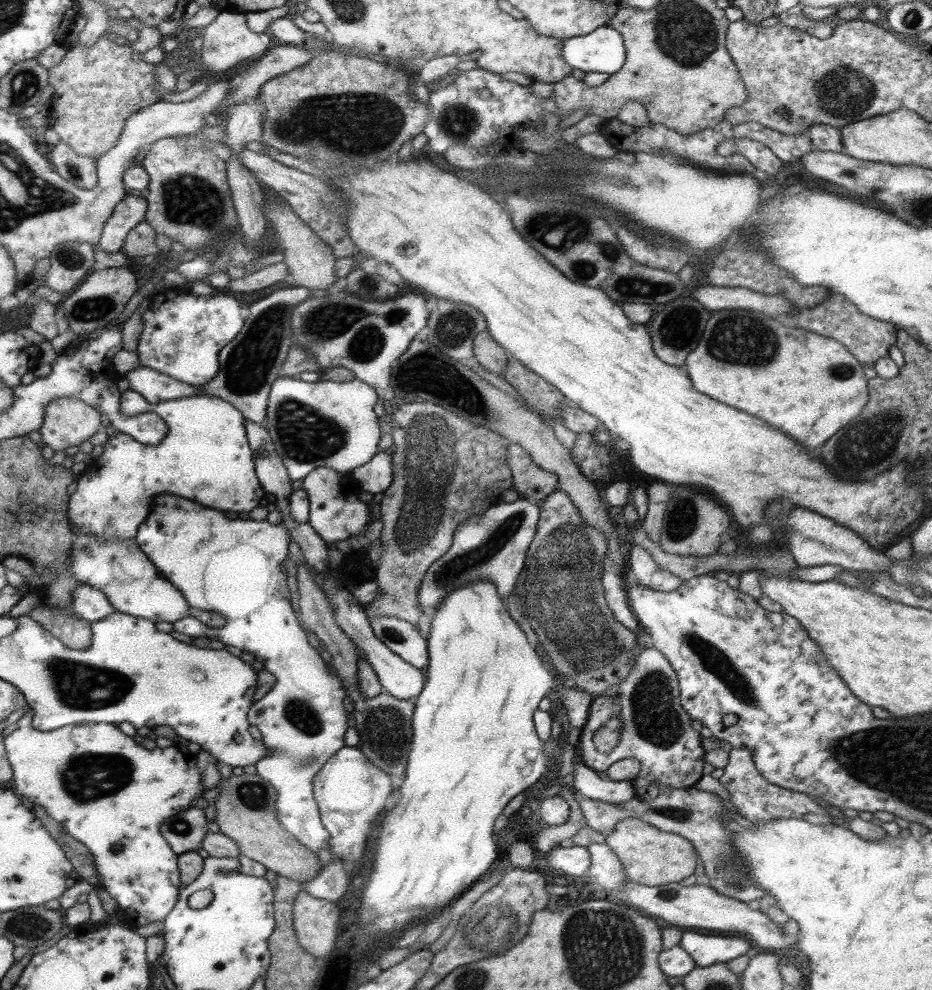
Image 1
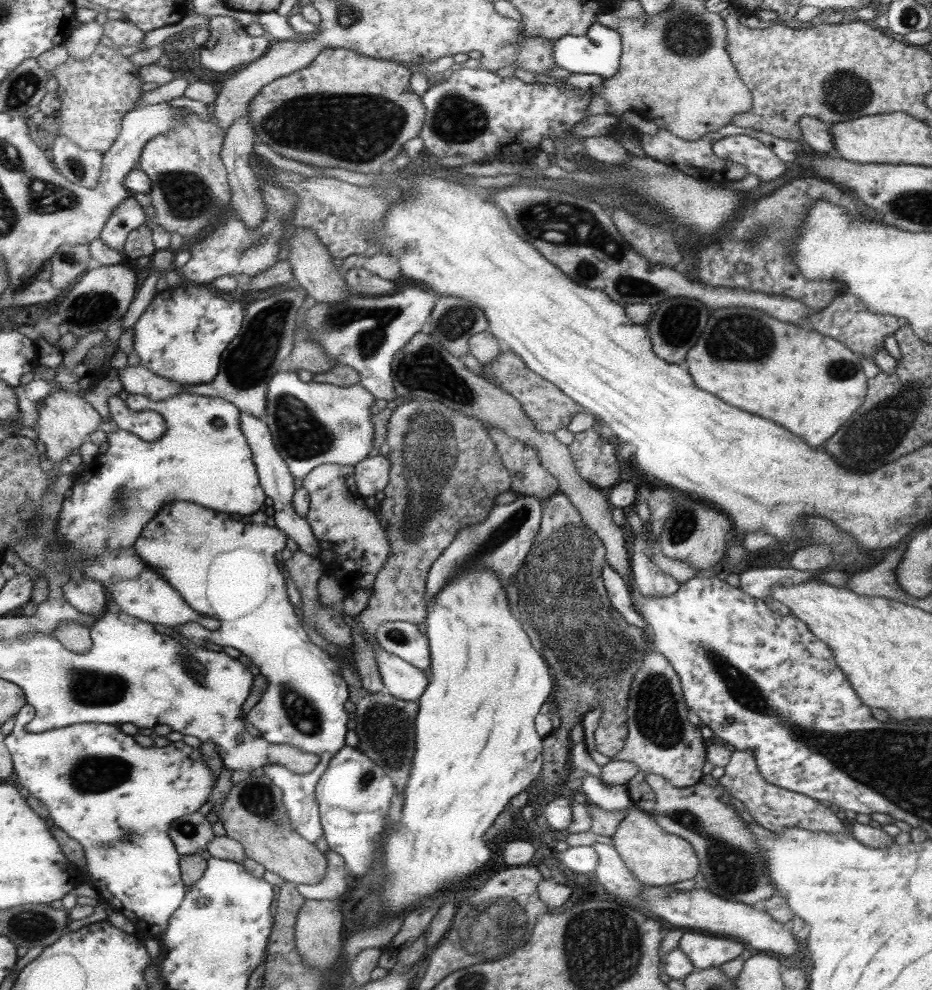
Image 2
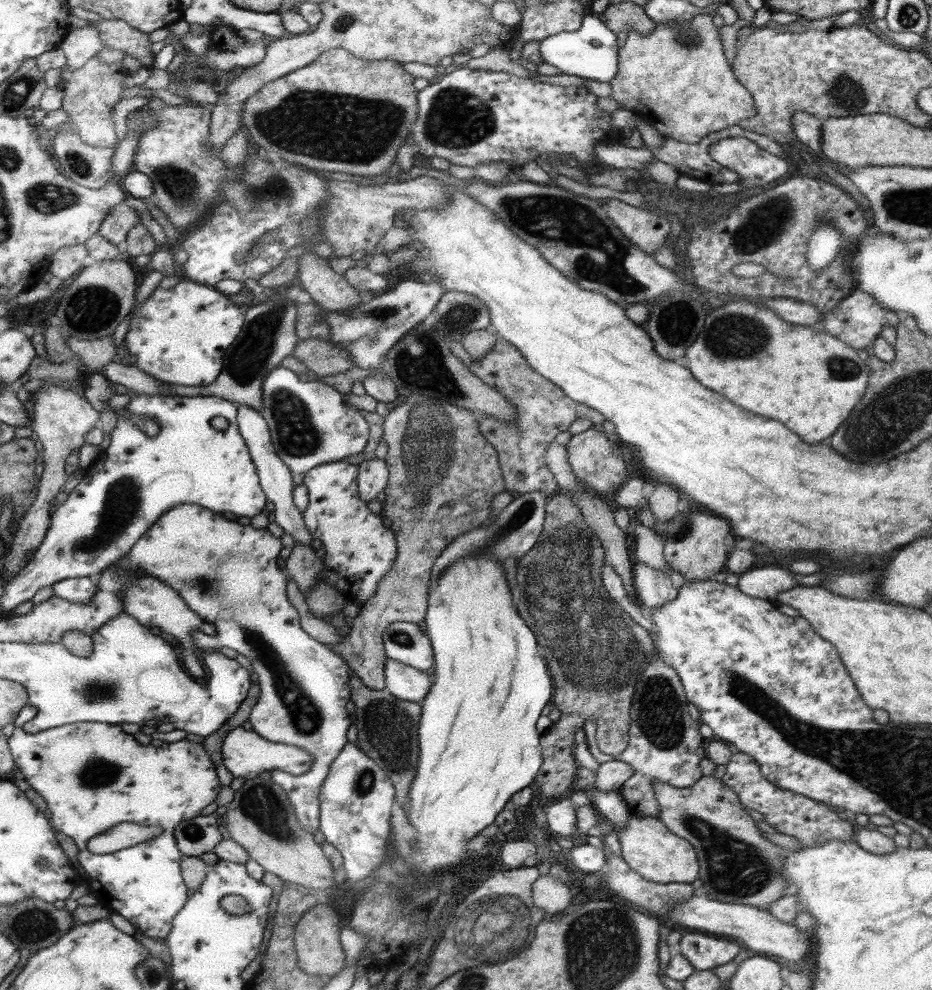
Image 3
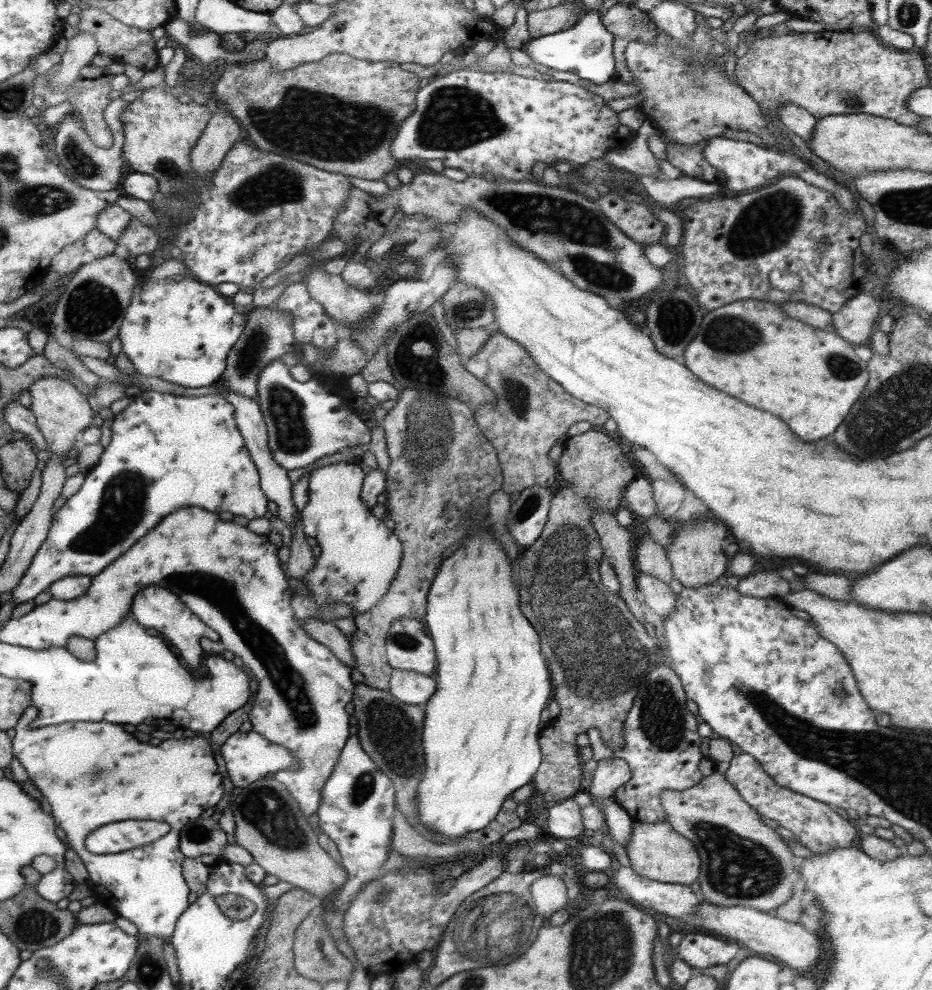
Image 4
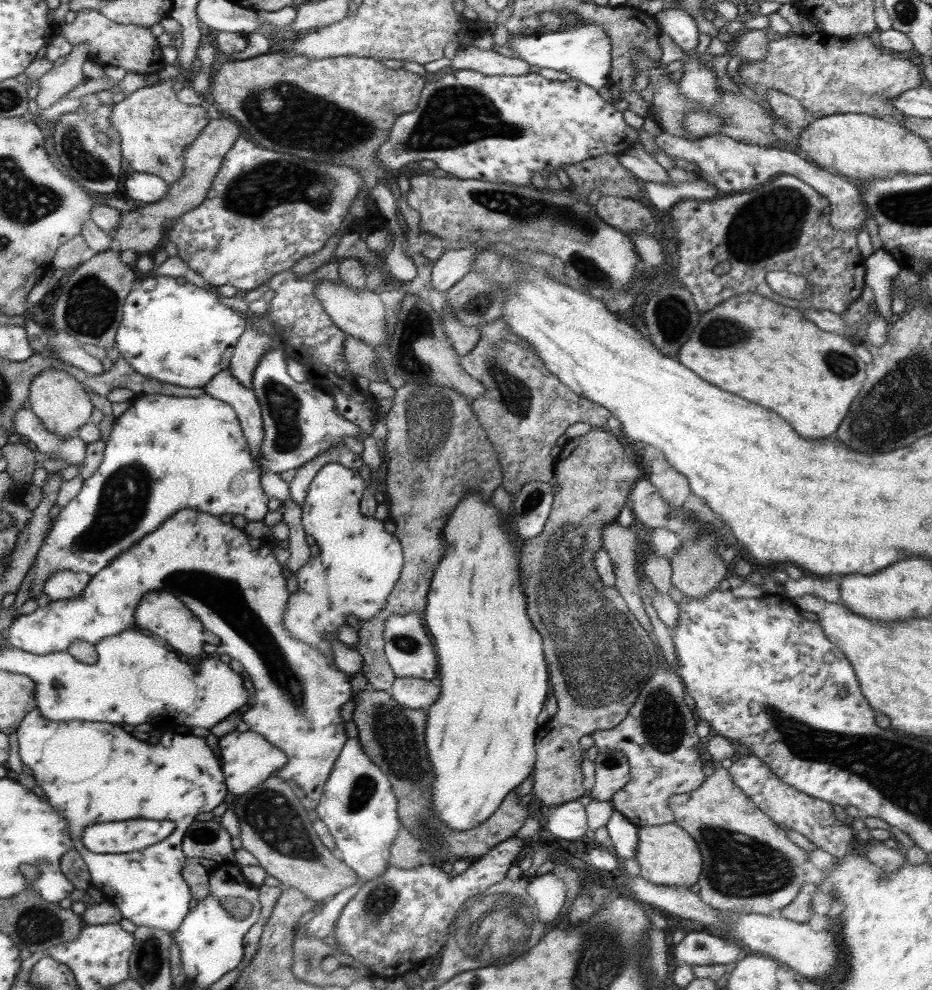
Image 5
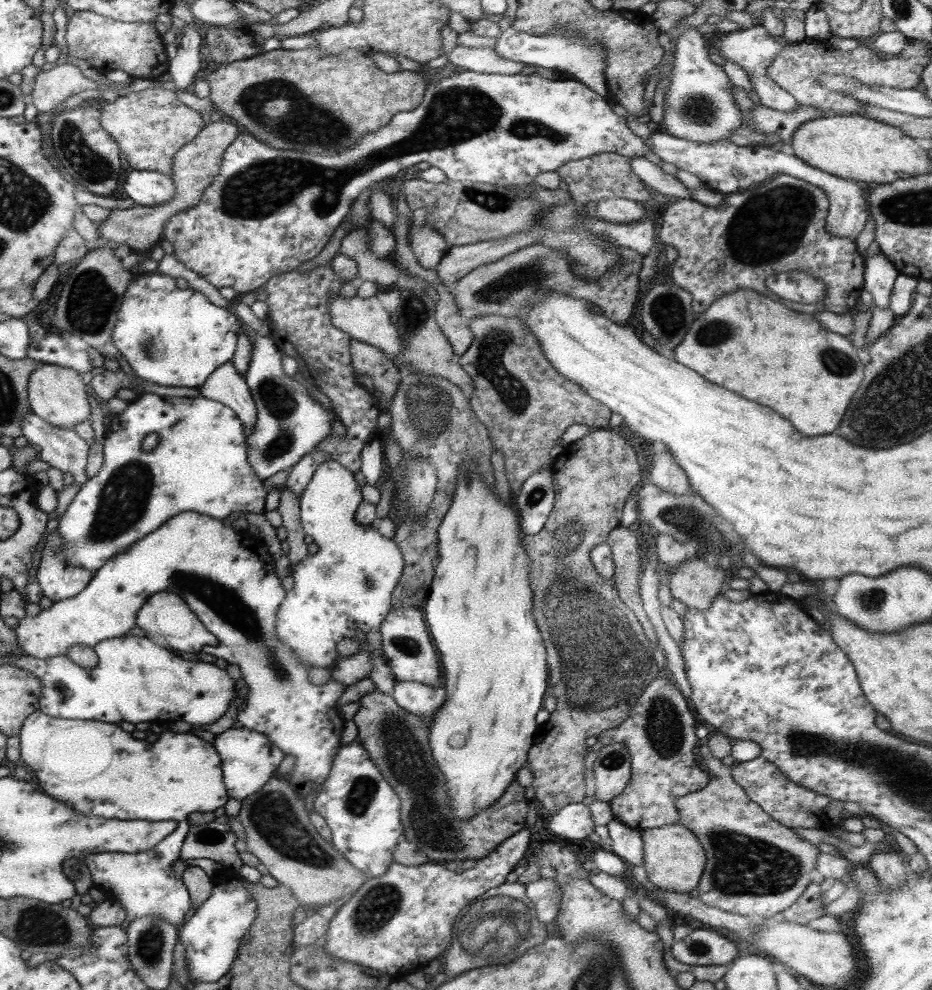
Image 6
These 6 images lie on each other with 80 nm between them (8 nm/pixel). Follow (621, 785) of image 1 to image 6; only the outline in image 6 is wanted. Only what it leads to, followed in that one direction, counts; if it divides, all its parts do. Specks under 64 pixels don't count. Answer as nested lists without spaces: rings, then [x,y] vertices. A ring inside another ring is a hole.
[[[613,817],[608,822],[606,828],[609,830],[609,836],[612,838],[612,852],[619,856],[629,866],[643,866],[643,838],[641,830],[630,828],[621,820]]]

